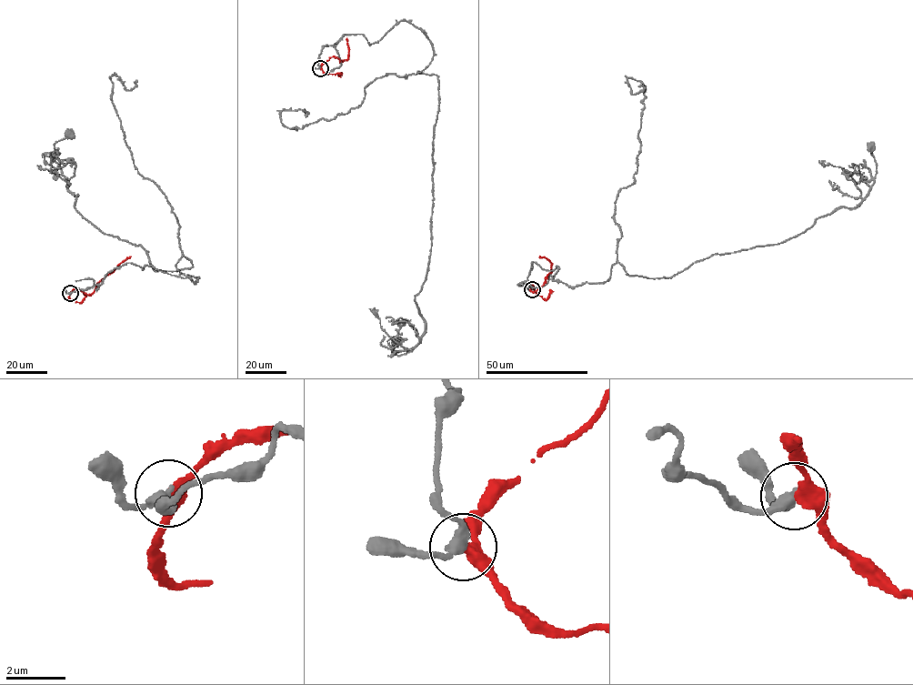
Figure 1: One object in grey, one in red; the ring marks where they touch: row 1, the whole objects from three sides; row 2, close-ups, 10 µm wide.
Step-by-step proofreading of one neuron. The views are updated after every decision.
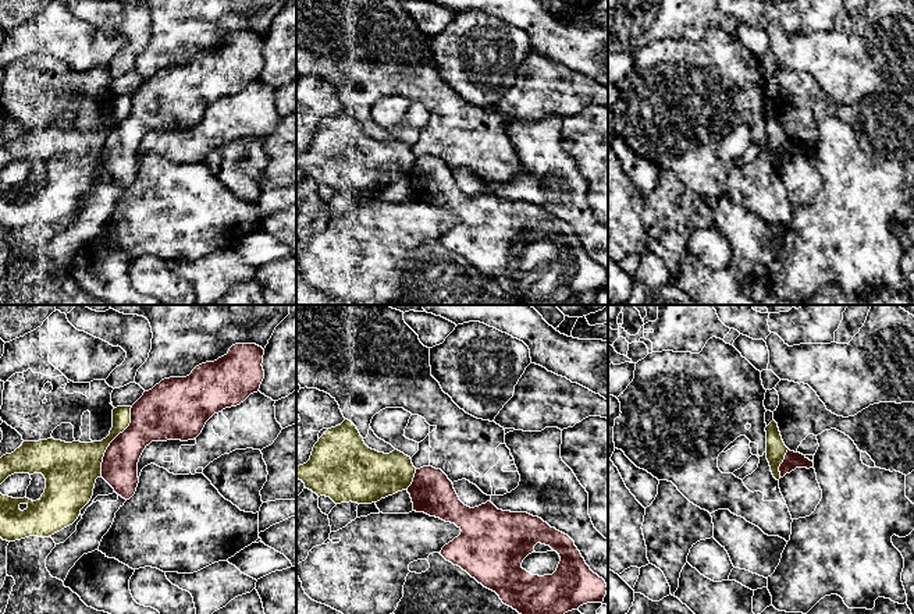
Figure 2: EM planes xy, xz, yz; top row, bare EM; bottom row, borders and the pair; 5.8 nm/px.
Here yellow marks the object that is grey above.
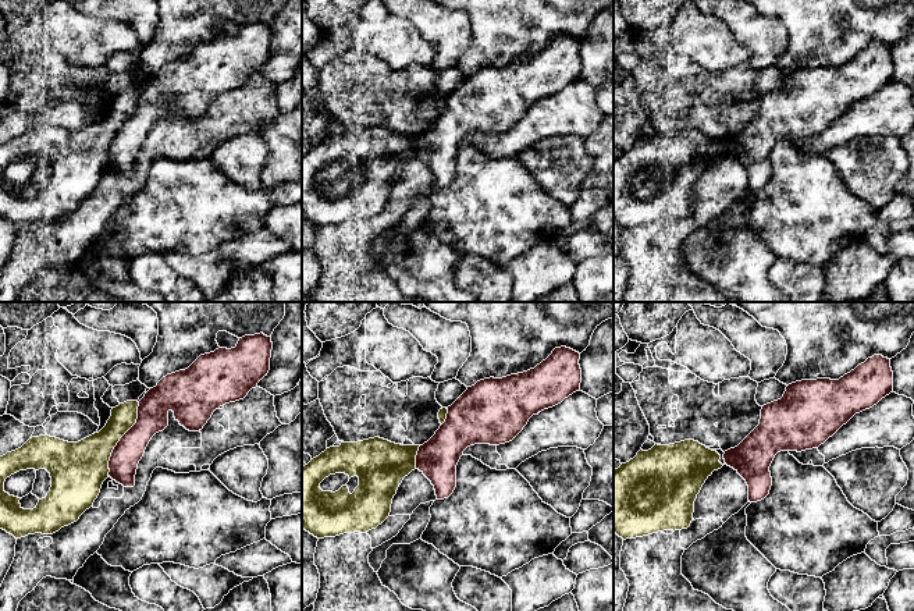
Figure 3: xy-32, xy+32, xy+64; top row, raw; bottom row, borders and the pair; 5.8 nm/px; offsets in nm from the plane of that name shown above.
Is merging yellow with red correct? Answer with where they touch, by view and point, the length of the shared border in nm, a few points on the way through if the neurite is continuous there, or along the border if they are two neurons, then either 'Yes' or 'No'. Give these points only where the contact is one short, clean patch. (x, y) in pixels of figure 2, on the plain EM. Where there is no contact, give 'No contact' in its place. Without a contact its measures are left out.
Touches yellow at xy (111, 128). Shared border 440 nm. Boundary: xy (132, 95), (130, 112), (110, 131), (105, 141), (100, 163). No

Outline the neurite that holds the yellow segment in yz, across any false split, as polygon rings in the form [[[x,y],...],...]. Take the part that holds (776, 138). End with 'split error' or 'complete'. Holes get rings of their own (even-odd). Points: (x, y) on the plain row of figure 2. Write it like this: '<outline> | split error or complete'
[[[772,109],[767,116],[767,148],[771,155],[771,160],[776,168],[780,167],[779,155],[785,148],[787,135],[785,134],[778,111]]] | complete

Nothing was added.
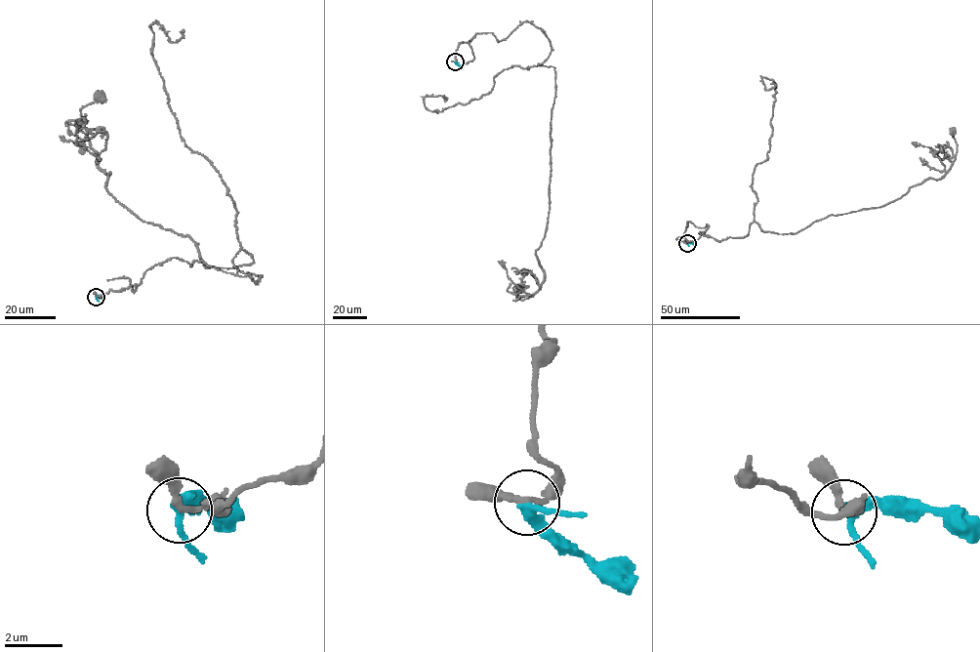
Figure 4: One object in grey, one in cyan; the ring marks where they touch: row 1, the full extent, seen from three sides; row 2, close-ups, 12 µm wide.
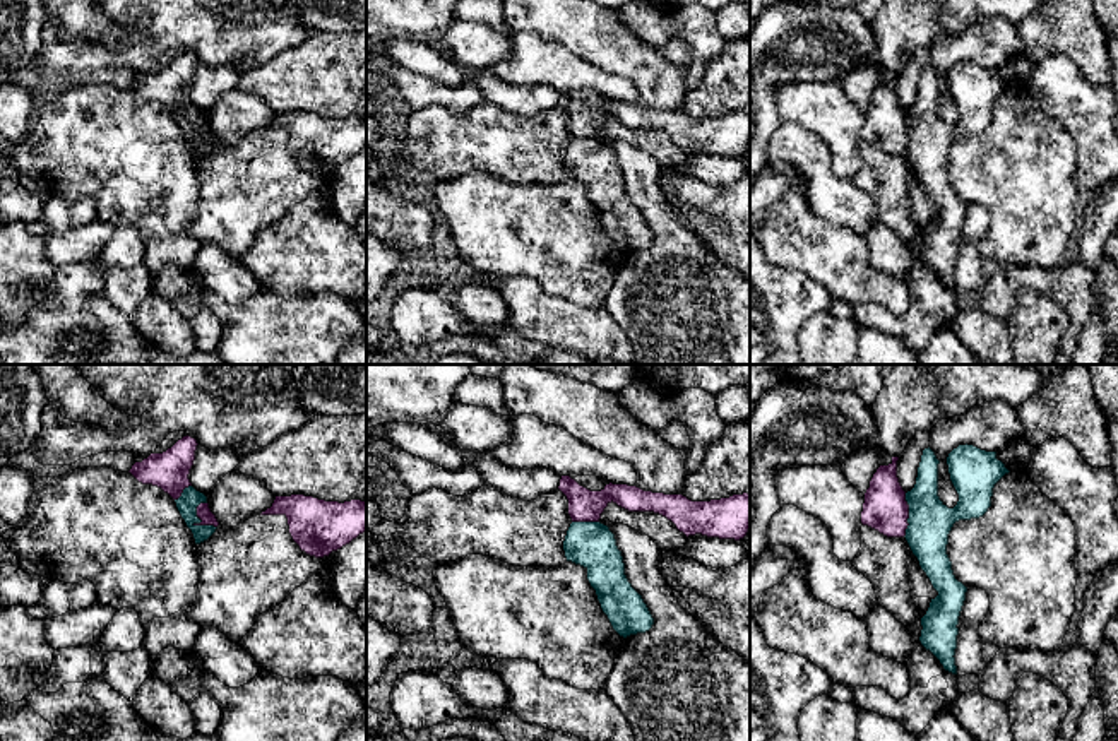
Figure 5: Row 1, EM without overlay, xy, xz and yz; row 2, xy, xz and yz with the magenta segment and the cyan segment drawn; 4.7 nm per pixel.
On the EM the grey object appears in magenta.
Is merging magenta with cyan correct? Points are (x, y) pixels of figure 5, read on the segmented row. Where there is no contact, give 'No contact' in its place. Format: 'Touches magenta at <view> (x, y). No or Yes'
Touches magenta at xy (201, 519). No

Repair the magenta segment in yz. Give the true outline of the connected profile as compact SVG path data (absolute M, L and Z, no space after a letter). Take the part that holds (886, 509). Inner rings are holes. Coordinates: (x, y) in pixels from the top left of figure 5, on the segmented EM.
M892 457L889 465L877 469L861 512L861 524L887 537L904 537L909 525L909 505L897 477L897 460L899 457Z

